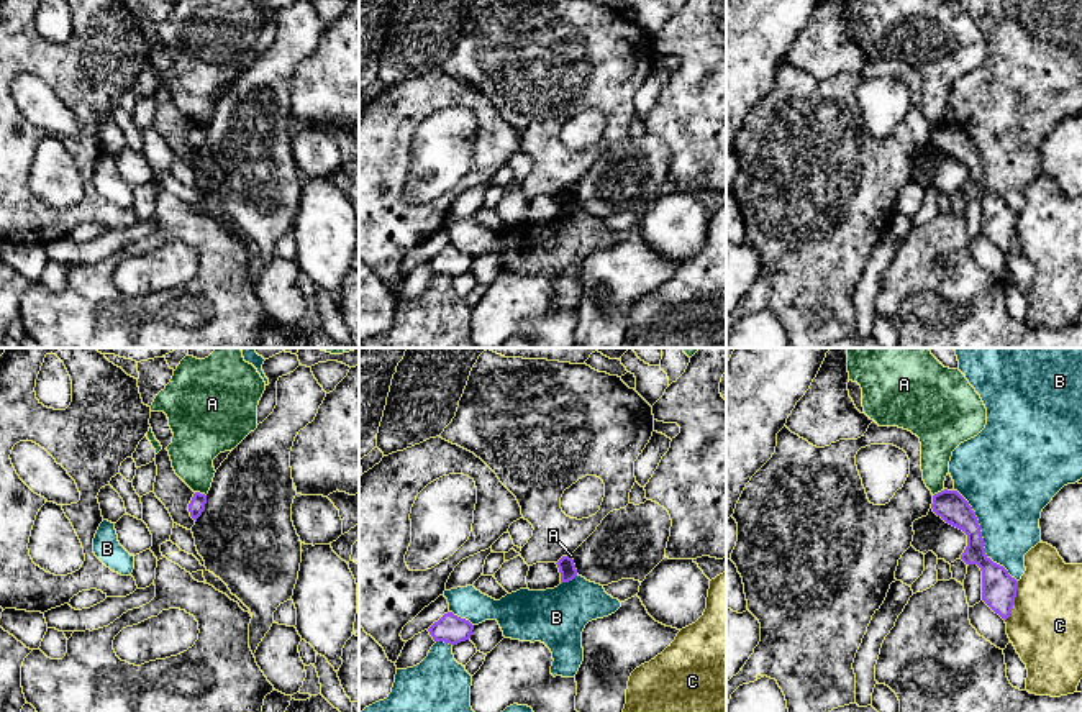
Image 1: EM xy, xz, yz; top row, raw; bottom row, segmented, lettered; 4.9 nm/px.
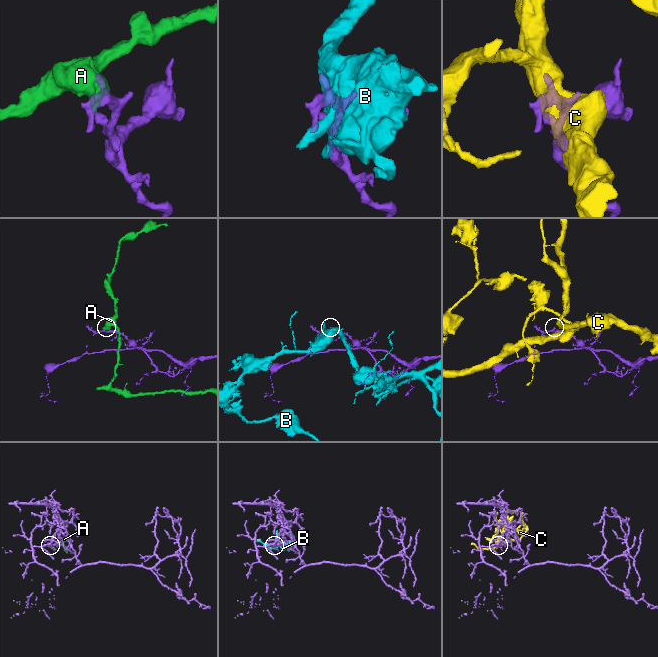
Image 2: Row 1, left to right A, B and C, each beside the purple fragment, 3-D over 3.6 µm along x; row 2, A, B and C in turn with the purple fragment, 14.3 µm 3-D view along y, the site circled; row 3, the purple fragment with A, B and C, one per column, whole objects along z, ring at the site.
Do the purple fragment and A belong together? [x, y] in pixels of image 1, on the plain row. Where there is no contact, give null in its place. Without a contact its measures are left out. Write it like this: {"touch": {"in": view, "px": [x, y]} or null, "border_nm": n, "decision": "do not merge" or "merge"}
{"touch": {"in": "yz", "px": [938, 125]}, "border_nm": 70, "decision": "do not merge"}

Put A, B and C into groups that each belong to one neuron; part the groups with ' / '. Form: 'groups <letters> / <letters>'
groups A / B / C

